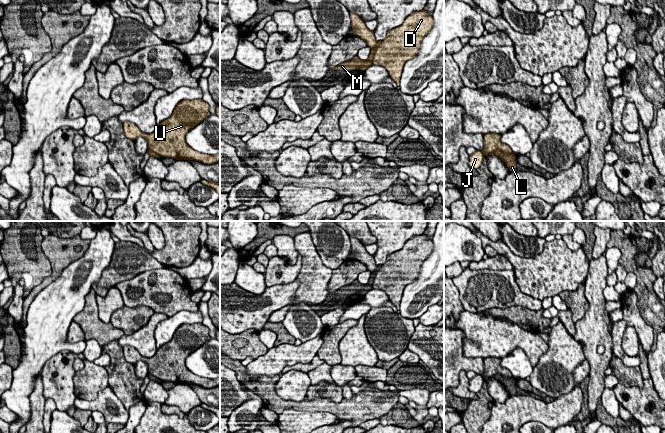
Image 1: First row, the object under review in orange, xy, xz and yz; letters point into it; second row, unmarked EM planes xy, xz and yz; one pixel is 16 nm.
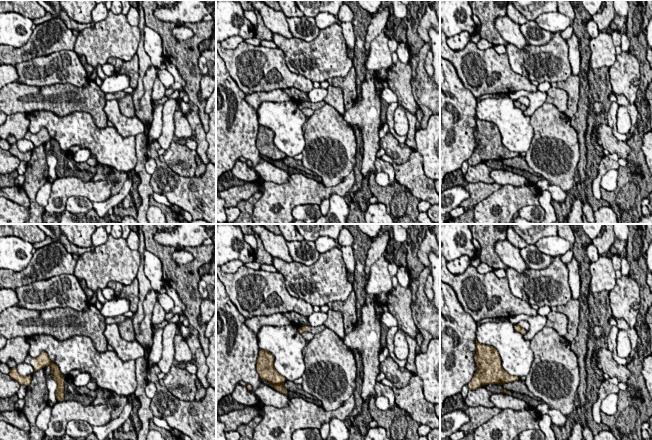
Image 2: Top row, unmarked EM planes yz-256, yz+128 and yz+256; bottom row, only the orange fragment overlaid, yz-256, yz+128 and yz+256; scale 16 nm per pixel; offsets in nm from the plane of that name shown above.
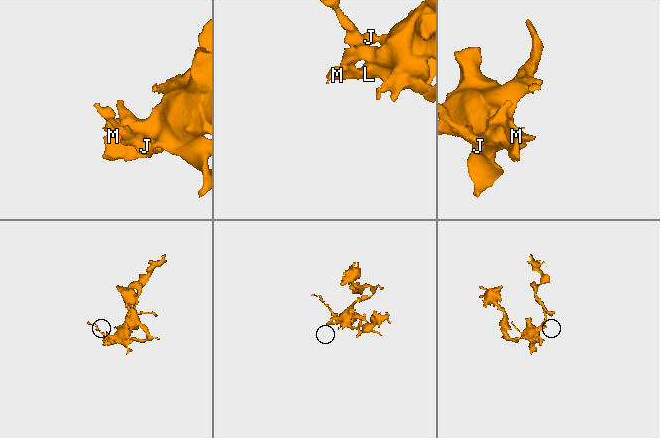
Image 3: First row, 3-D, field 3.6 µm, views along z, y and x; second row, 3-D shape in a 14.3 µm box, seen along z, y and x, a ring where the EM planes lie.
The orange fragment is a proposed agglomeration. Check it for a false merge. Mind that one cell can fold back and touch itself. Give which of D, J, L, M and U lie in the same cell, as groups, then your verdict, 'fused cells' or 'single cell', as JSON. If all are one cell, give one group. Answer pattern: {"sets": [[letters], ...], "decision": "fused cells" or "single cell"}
{"sets": [["D", "J", "U"], ["L", "M"]], "decision": "fused cells"}

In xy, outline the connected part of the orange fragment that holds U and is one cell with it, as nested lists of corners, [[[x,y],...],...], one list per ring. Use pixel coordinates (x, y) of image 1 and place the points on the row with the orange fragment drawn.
[[[202,98],[182,100],[175,107],[171,117],[158,124],[153,133],[143,133],[135,124],[124,122],[124,134],[131,140],[136,140],[140,136],[146,138],[148,149],[162,157],[214,164],[220,161],[220,153],[199,153],[185,141],[186,133],[210,115],[209,107]]]

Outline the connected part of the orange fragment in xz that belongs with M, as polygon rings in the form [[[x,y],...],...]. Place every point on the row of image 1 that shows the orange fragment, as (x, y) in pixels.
[[[375,49],[371,50],[371,53],[367,60],[360,60],[357,56],[355,56],[353,59],[343,62],[339,64],[338,66],[334,67],[333,69],[338,70],[356,70],[356,69],[362,69],[366,70],[368,67],[373,65],[373,58]]]

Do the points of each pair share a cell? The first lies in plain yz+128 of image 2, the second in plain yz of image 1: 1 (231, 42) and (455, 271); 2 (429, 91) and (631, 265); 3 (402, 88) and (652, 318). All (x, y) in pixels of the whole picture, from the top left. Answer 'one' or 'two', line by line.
1: one
2: one
3: two

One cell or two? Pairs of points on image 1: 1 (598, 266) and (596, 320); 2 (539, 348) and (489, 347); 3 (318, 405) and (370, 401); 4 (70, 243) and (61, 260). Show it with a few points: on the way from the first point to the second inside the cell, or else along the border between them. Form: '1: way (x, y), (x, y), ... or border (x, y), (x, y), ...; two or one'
1: way (596, 279), (596, 307); one
2: way (527, 341), (501, 341); one
3: way (331, 407), (357, 407); one
4: way (67, 247), (61, 253), (61, 256); one

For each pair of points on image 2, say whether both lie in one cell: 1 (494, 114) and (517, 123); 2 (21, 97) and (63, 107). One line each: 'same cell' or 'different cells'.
1: same cell
2: same cell

